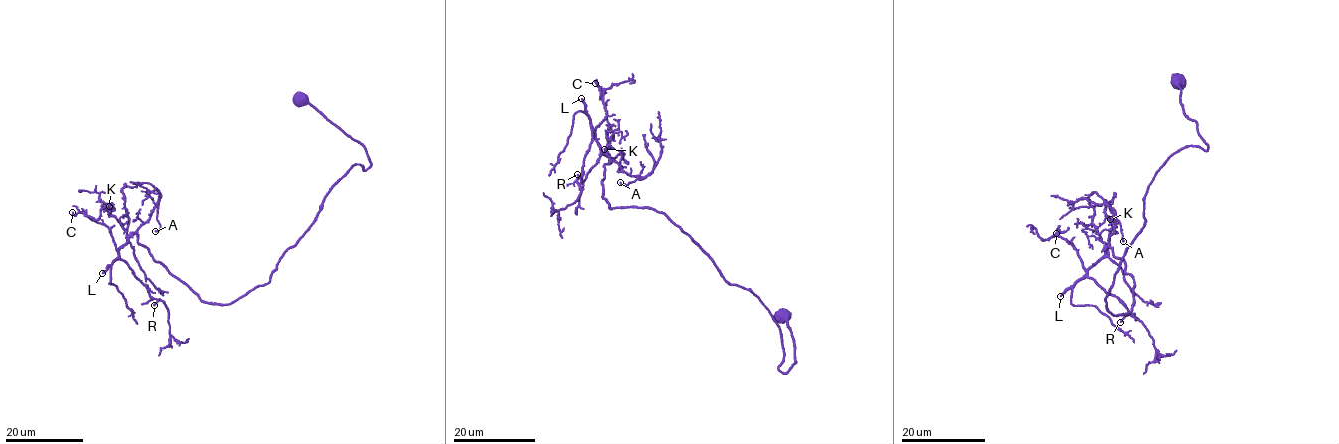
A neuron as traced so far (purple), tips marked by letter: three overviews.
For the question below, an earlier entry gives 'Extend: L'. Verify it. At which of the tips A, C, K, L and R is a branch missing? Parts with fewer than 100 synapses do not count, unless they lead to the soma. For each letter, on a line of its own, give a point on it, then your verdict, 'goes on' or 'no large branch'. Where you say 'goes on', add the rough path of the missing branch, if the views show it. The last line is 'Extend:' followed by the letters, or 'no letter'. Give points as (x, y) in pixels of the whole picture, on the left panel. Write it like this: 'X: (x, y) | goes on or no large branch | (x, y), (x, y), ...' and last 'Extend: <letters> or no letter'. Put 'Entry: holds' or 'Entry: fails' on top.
Entry: holds
A: (155, 231) | no large branch
C: (72, 212) | no large branch
K: (109, 206) | no large branch
L: (102, 273) | goes on
R: (154, 305) | no large branch
Extend: L

